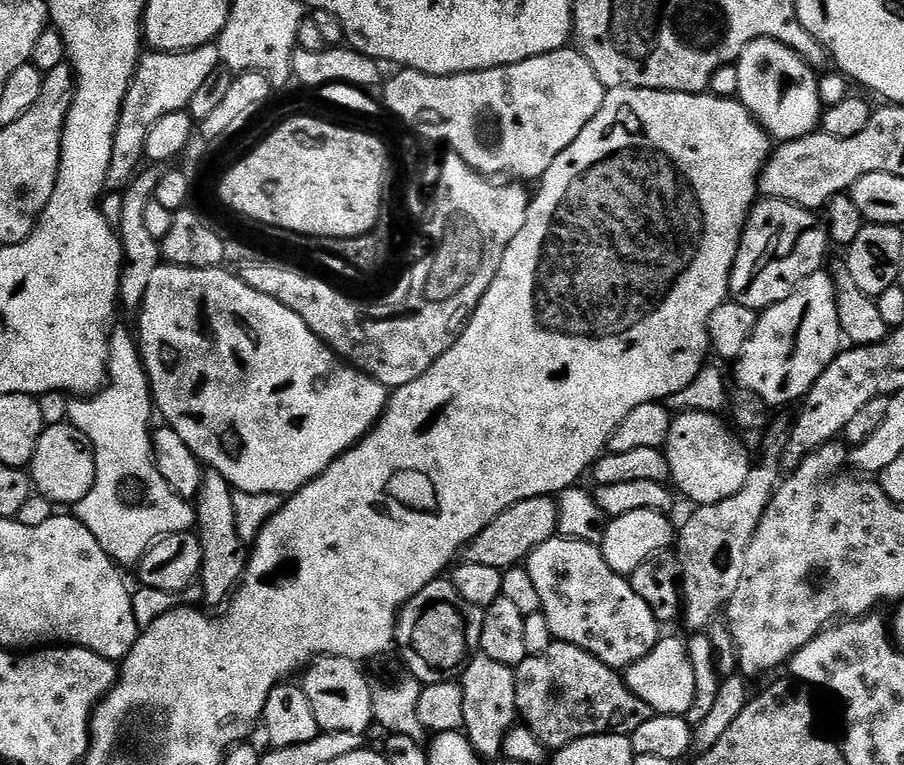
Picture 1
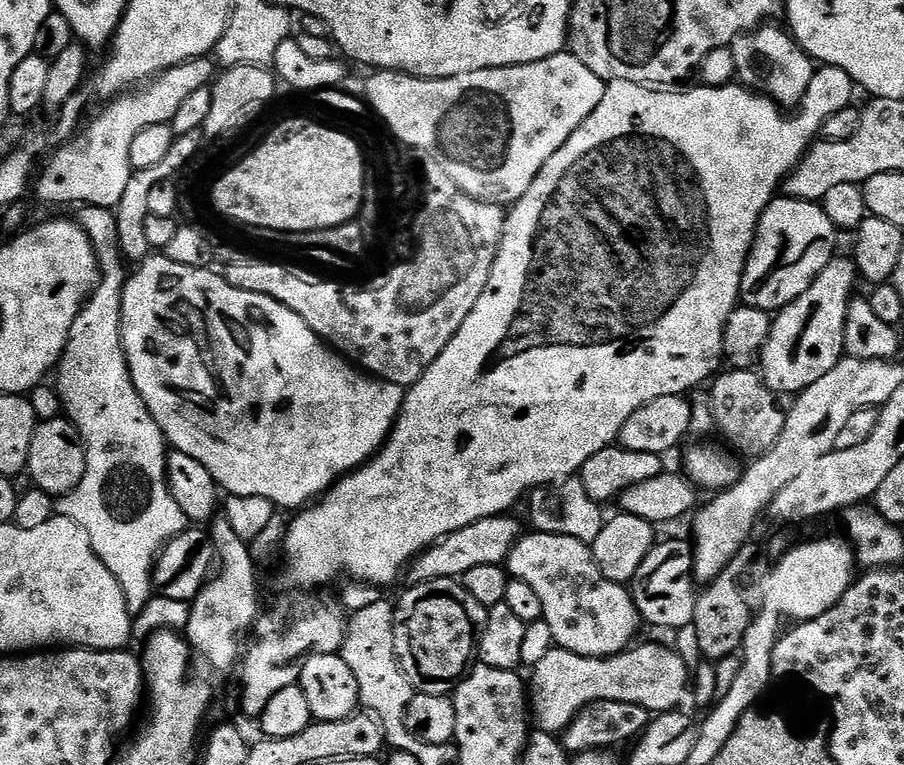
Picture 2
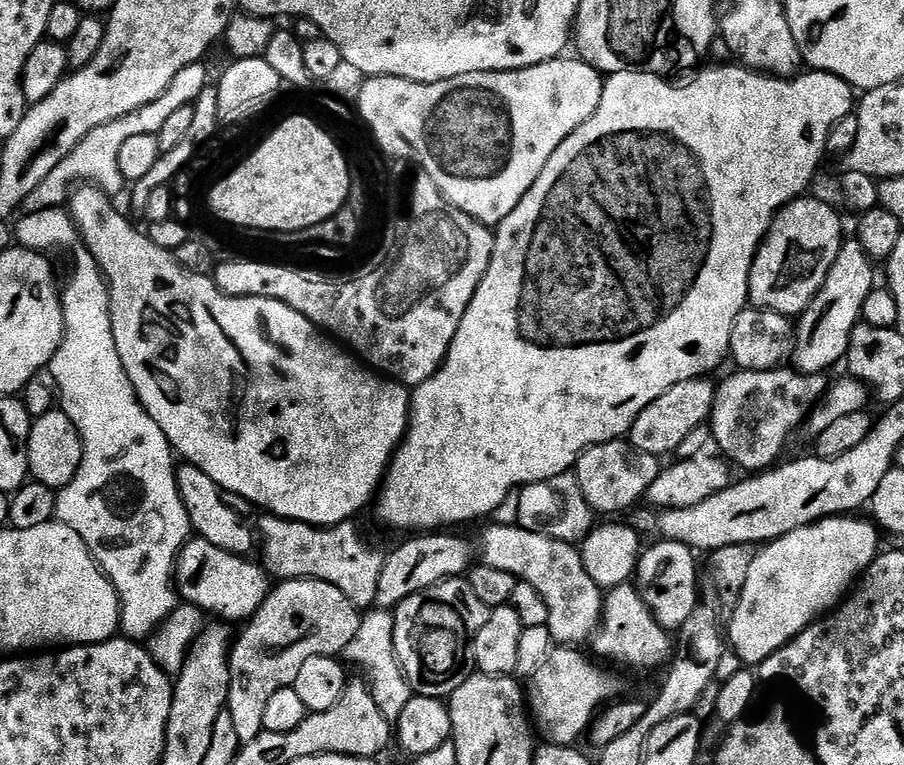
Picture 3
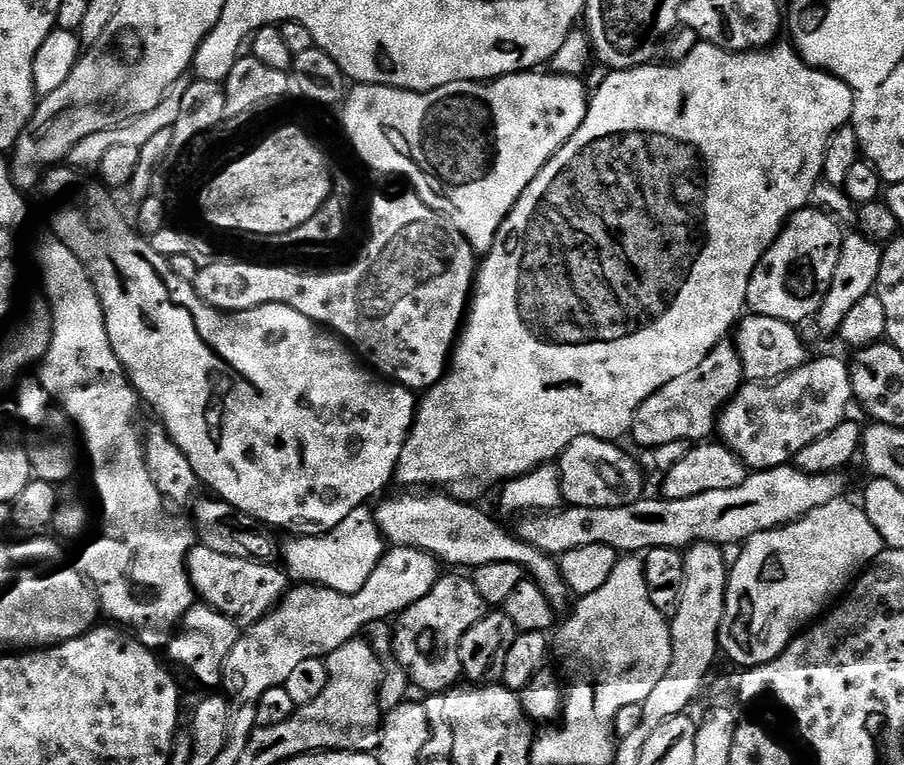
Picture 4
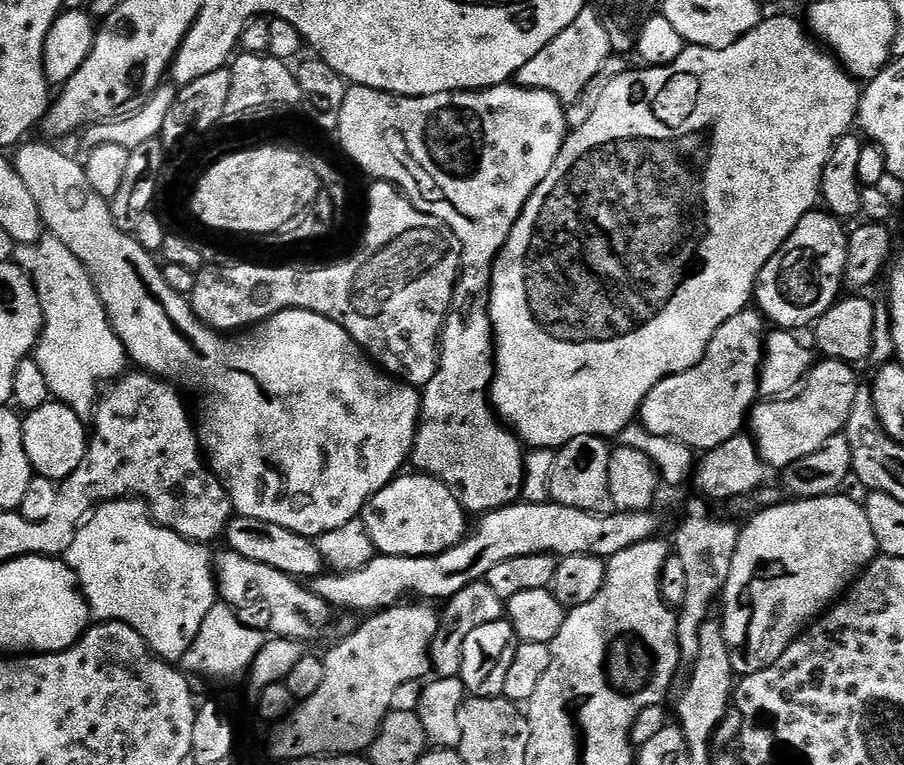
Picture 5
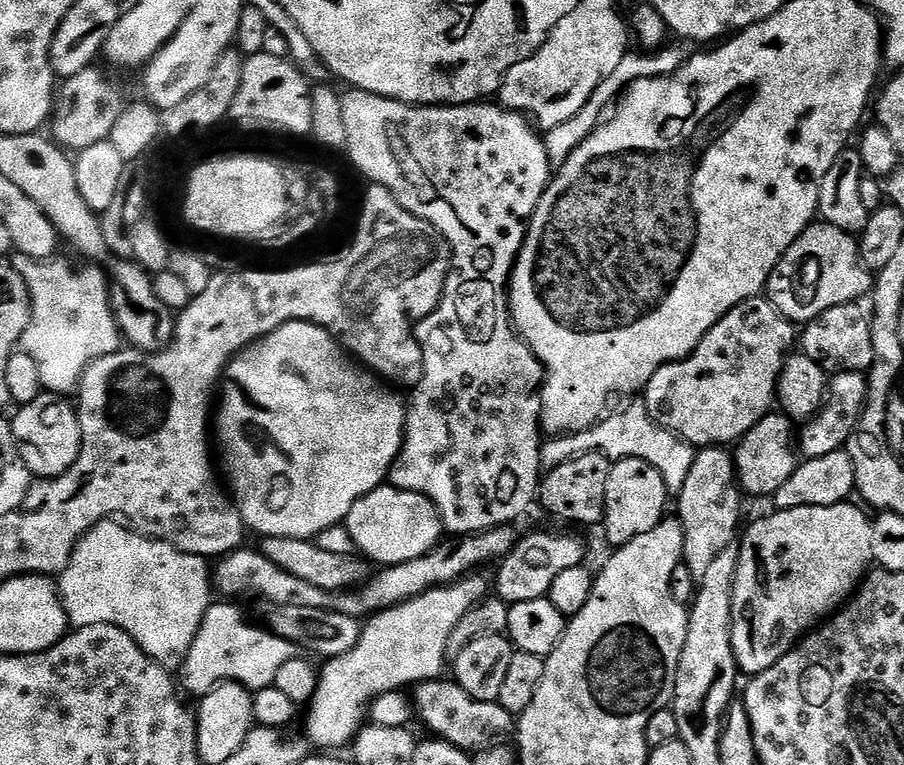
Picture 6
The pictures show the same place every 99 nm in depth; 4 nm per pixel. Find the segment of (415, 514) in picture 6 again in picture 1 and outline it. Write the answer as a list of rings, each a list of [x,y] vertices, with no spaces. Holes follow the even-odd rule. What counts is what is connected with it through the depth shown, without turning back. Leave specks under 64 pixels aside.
[[[553,538],[542,542],[542,546],[529,554],[526,567],[534,587],[538,589],[540,611],[544,613],[546,622],[550,622],[550,634],[556,640],[578,646],[617,670],[624,670],[650,654],[660,641],[662,625],[654,618],[654,610],[634,594],[632,581],[627,575],[610,570],[603,551],[597,545],[584,540]]]

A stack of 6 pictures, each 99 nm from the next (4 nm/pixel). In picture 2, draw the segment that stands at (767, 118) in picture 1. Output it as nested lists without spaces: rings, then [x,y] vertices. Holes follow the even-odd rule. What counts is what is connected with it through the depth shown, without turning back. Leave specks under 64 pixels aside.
[[[761,26],[732,41],[736,75],[743,87],[767,96],[785,110],[792,110],[799,106],[810,86],[814,61],[783,27],[768,27],[772,26]]]

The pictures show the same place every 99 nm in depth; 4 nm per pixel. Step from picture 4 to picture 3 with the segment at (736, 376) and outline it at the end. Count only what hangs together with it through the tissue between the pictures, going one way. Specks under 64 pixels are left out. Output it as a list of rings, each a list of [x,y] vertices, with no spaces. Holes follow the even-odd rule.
[[[701,378],[678,382],[678,386],[670,386],[670,390],[662,394],[662,398],[650,402],[650,406],[646,406],[646,410],[642,410],[642,414],[638,414],[634,422],[630,433],[632,445],[646,454],[661,458],[671,457],[690,433],[709,423],[717,390],[717,385],[710,381],[711,379]]]

